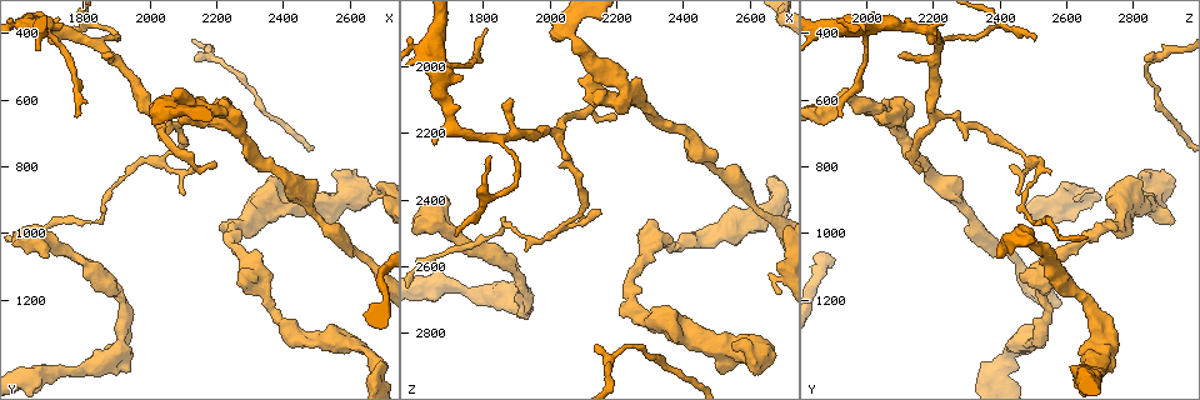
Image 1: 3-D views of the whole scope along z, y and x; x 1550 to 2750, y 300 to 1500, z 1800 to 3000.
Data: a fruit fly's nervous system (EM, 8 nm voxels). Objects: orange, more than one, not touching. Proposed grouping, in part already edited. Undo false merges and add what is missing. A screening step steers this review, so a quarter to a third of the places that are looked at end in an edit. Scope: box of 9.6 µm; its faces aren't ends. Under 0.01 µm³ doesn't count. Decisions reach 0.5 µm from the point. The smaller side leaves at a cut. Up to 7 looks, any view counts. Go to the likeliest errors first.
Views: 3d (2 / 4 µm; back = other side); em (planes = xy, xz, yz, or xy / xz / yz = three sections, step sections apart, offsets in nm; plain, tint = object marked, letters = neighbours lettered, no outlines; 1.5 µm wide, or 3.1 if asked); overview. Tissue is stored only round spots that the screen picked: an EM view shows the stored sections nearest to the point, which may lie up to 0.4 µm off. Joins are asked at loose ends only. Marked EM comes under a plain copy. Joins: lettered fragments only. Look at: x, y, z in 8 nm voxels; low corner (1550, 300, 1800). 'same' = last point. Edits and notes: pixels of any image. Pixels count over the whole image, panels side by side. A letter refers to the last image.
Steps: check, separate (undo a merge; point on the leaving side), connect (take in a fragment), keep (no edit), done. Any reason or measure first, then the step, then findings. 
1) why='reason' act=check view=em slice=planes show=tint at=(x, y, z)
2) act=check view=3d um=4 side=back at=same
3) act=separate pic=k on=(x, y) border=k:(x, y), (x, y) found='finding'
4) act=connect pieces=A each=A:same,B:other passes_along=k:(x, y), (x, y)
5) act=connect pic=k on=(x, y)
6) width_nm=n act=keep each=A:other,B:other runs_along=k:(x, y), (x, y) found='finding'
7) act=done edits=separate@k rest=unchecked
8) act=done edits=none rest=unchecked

why='free end' act=check view=em slice=planes show=letters at=(1710, 420, 2510)

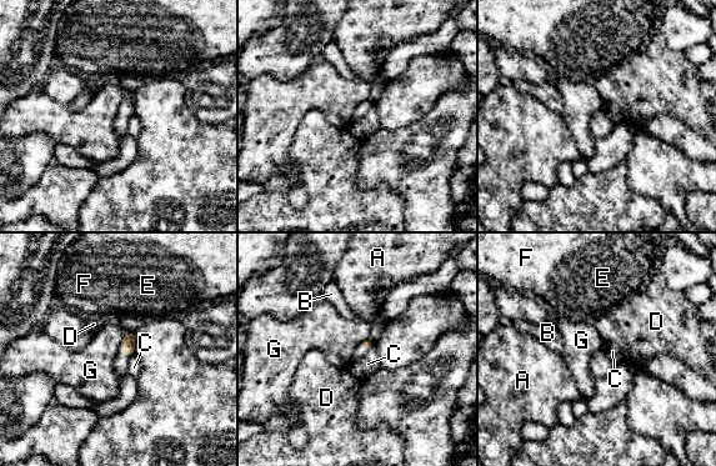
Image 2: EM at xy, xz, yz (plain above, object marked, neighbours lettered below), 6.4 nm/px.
act=keep each=A:other,B:other,C:other,D:other,E:other,F:other,G:other border=2:(126, 332), (119, 347) found='none of them fits'

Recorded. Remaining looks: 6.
why='an open end' act=check view=3d um=2 at=(2090, 660, 2030)

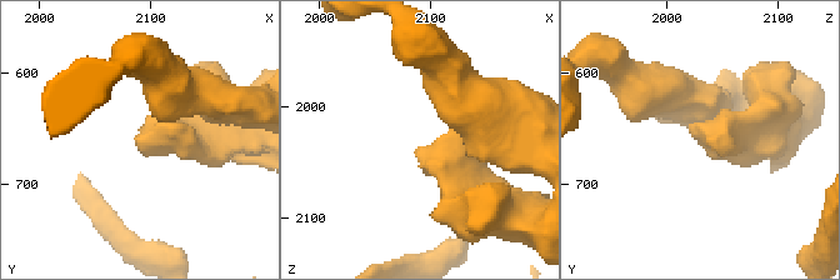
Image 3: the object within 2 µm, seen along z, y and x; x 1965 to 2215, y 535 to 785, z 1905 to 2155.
act=check view=em slice=xy step=8 show=letters at=(2094, 664, 2038)

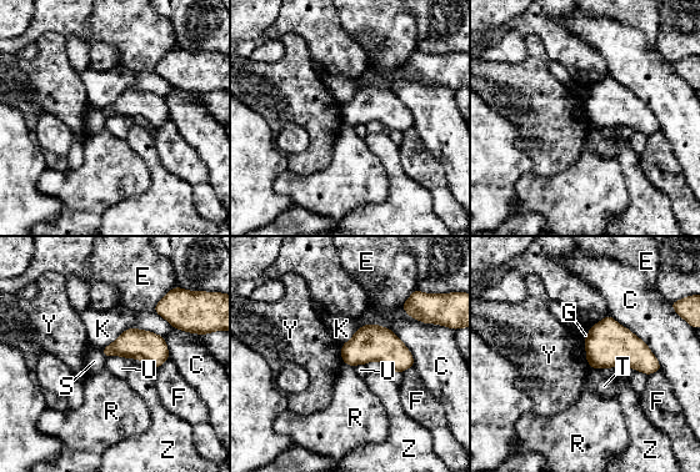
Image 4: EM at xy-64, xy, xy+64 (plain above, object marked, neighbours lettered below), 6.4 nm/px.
width_nm=190 act=keep each=C:other,E:other,F:other,G:other,K:other,R:other,S:other,T:other,U:other,Y:other,Z:other border=4:(106, 356), (124, 356), (126, 358) found='no lettered fragment goes on from it'

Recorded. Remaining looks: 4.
why='thin neck' act=check view=em slice=planes show=letters at=(2370, 1240, 2550)

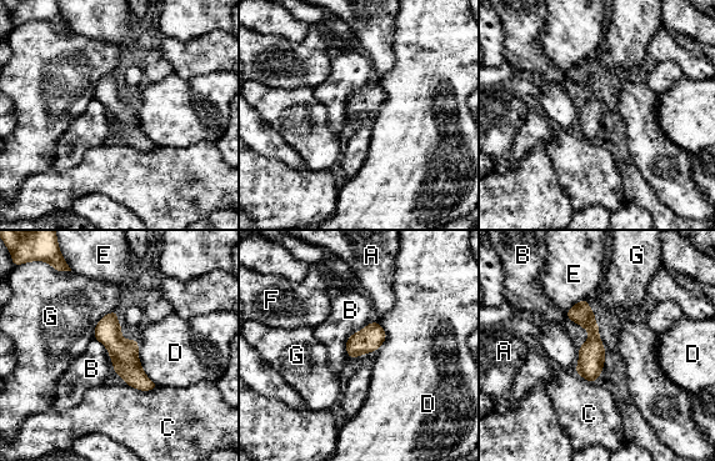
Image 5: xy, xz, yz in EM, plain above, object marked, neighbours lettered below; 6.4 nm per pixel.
act=keep each=A:other,B:other,C:other,D:other,E:other,F:other,G:other found='all the same neuron'

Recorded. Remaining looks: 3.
act=done edits=none rest=unchecked

